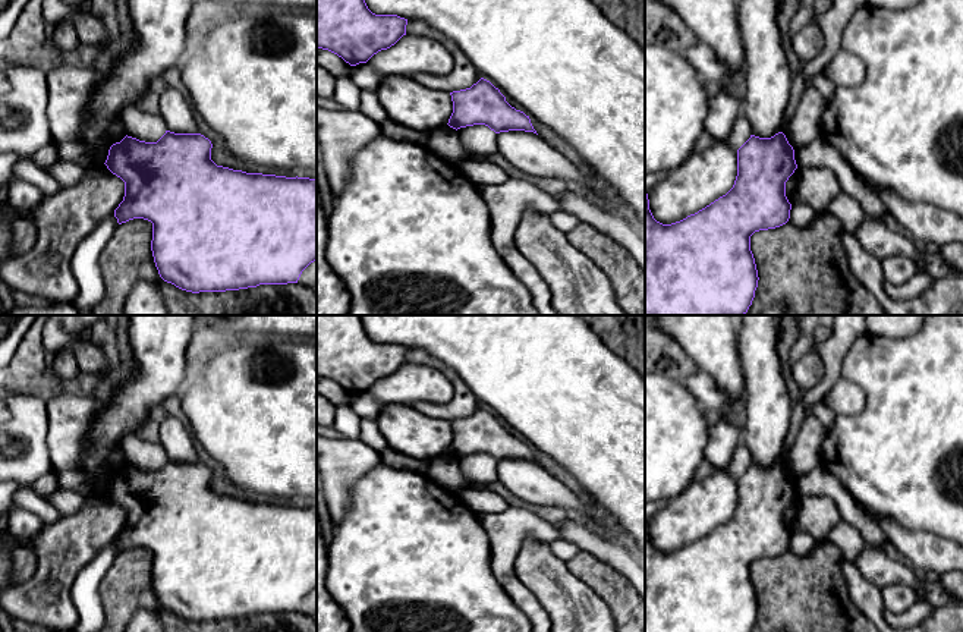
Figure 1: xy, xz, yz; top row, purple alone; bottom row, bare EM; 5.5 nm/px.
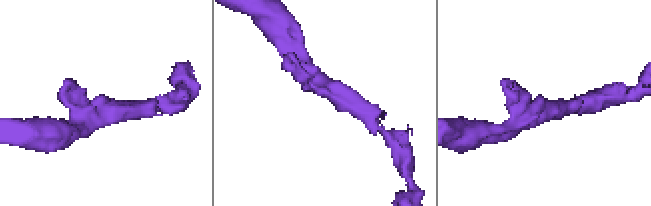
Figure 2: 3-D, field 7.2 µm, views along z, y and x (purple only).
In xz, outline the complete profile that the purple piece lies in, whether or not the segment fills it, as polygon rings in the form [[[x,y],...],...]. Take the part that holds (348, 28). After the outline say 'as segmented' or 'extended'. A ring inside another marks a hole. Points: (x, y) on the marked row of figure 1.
[[[317,0],[317,47],[342,57],[350,66],[366,63],[374,54],[394,45],[406,35],[407,19],[375,15],[365,0]]]; as segmented

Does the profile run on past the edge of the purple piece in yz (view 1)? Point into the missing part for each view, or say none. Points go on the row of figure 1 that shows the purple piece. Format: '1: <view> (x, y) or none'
1: none

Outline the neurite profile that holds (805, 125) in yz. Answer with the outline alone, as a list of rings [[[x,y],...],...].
[[[808,85],[802,92],[793,117],[783,128],[783,133],[793,148],[808,145],[821,136],[821,119],[824,110],[825,98],[815,87]]]

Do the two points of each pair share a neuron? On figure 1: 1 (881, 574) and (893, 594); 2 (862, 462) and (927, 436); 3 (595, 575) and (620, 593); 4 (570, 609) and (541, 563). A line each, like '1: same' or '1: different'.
1: different
2: same
3: same
4: same

